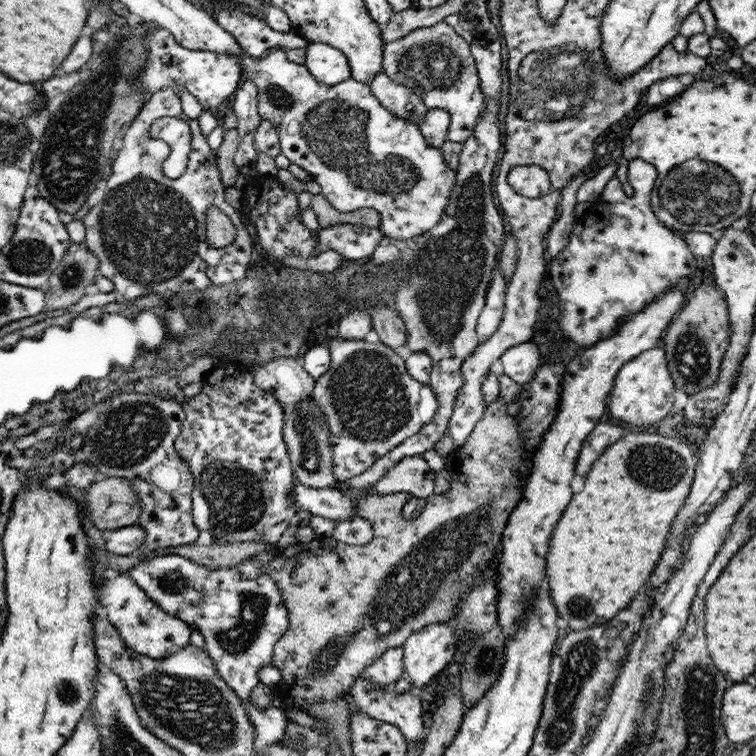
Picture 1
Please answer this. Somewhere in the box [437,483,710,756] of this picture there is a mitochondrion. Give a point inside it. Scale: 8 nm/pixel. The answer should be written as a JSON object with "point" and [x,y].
{"point":[577,667]}

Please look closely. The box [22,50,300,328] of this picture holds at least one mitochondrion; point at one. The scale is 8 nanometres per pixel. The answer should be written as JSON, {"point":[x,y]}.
{"point":[148,232]}

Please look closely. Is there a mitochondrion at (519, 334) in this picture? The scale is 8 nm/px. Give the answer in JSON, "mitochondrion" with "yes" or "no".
{"mitochondrion":"no"}

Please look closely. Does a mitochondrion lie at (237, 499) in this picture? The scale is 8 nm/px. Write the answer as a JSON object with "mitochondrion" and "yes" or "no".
{"mitochondrion":"yes"}

